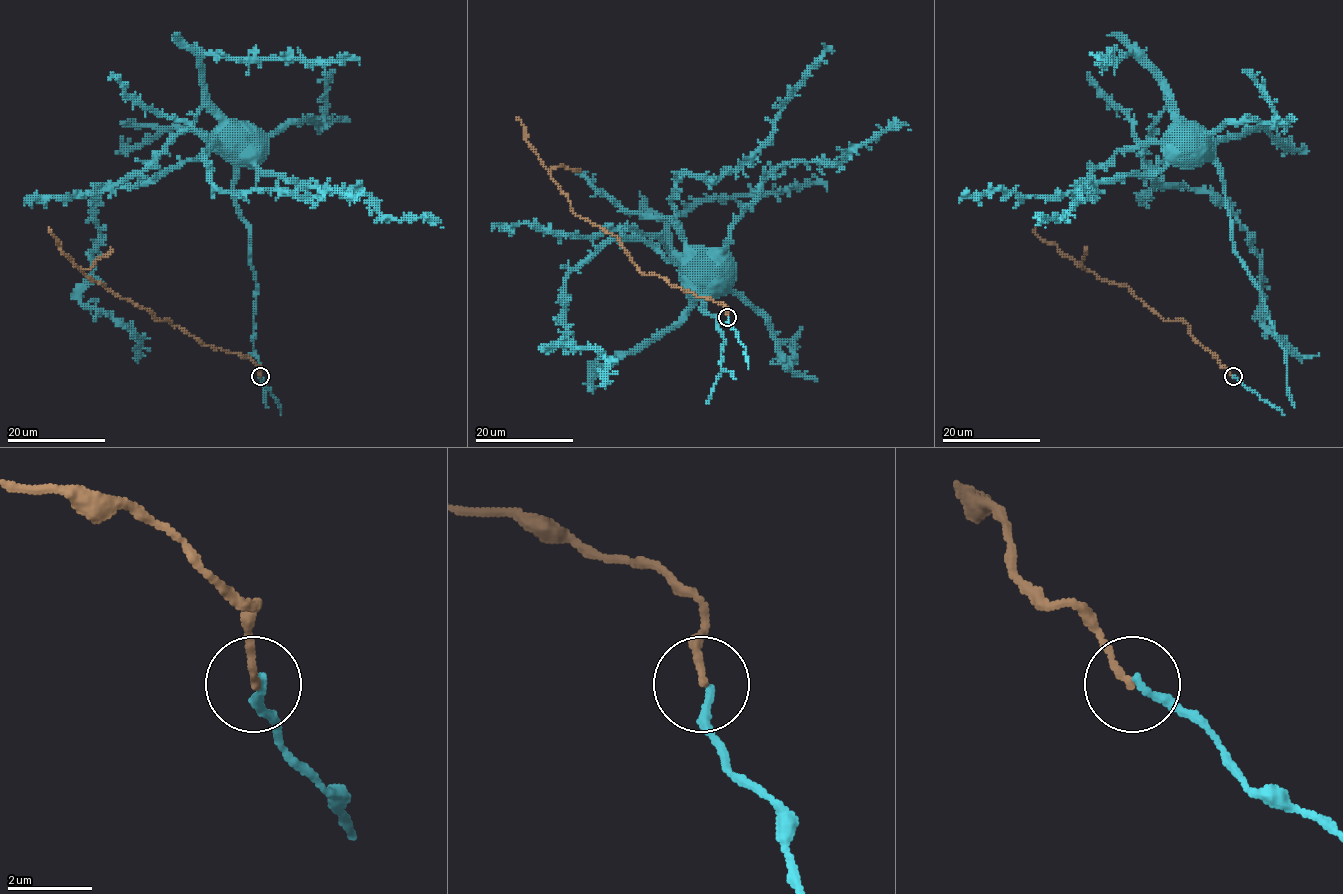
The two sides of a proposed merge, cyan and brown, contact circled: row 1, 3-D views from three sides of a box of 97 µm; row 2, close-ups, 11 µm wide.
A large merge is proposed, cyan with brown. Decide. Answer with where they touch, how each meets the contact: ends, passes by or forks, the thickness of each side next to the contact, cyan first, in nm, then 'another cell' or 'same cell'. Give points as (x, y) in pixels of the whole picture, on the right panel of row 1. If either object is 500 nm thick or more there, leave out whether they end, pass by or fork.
place (1233, 376); cyan ends; brown ends; calibres 190 and 170 nm; same cell

